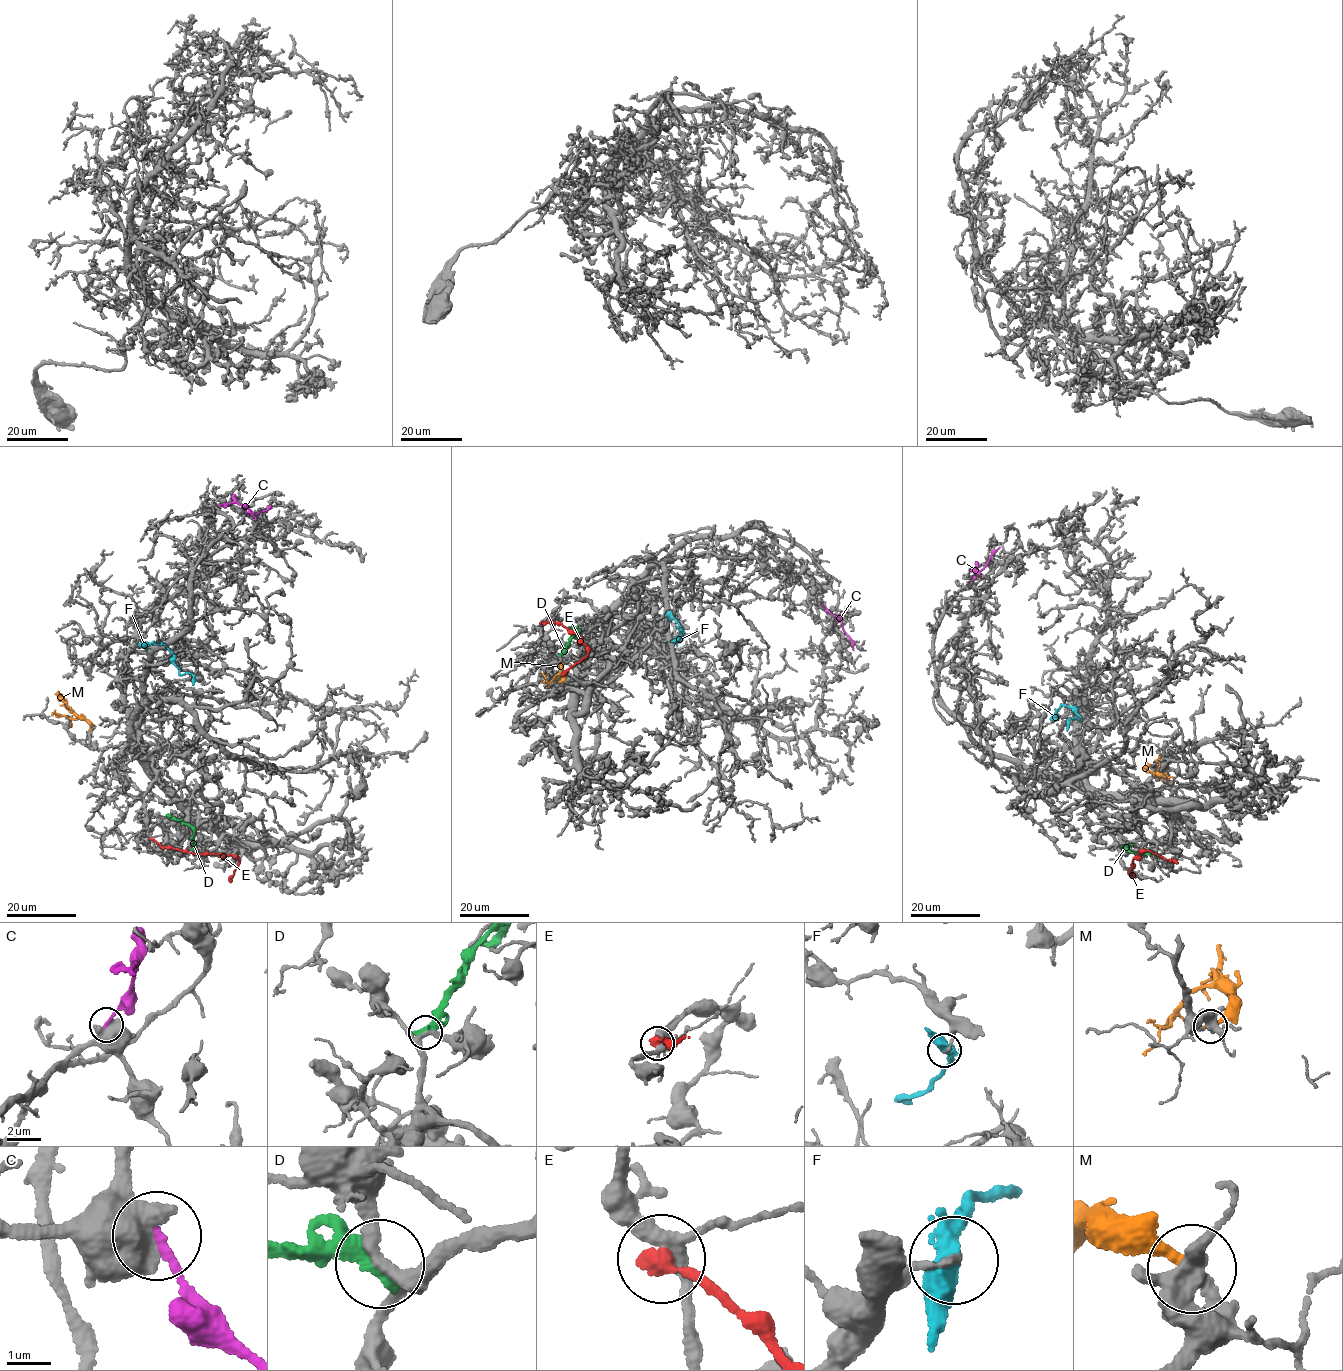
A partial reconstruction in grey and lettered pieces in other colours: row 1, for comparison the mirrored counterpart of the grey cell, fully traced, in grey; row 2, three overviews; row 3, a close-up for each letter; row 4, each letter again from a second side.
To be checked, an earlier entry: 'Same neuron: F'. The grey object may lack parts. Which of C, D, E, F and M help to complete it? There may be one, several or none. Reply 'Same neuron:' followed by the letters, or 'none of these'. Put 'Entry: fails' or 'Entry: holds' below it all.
Same neuron: M
Entry: fails

